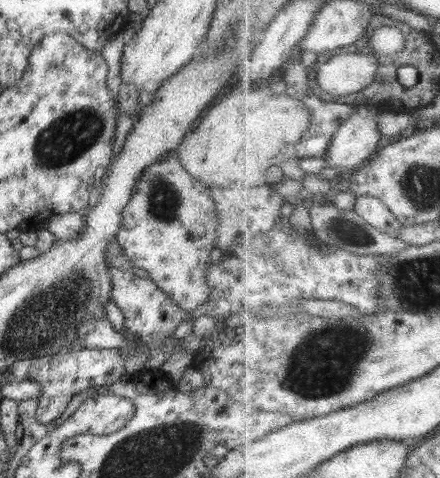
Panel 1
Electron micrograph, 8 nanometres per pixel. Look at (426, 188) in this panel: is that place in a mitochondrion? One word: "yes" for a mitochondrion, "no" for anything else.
yes

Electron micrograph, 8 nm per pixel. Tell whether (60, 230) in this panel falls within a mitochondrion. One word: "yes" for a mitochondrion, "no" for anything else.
no

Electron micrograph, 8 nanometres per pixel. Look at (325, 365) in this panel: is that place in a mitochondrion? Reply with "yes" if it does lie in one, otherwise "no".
yes

